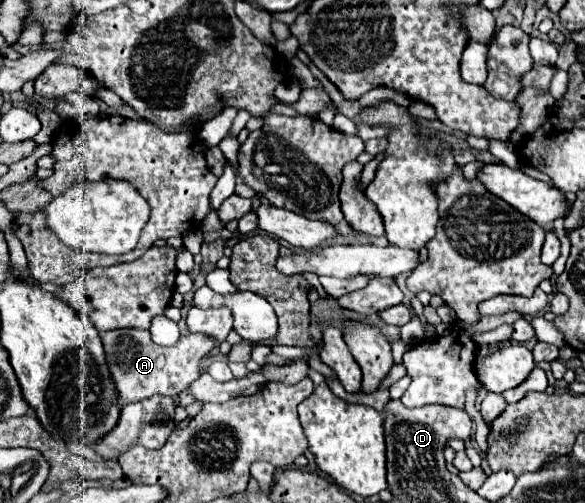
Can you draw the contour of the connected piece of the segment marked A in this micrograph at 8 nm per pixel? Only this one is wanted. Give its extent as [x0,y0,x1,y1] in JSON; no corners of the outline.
[99,329,215,405]

